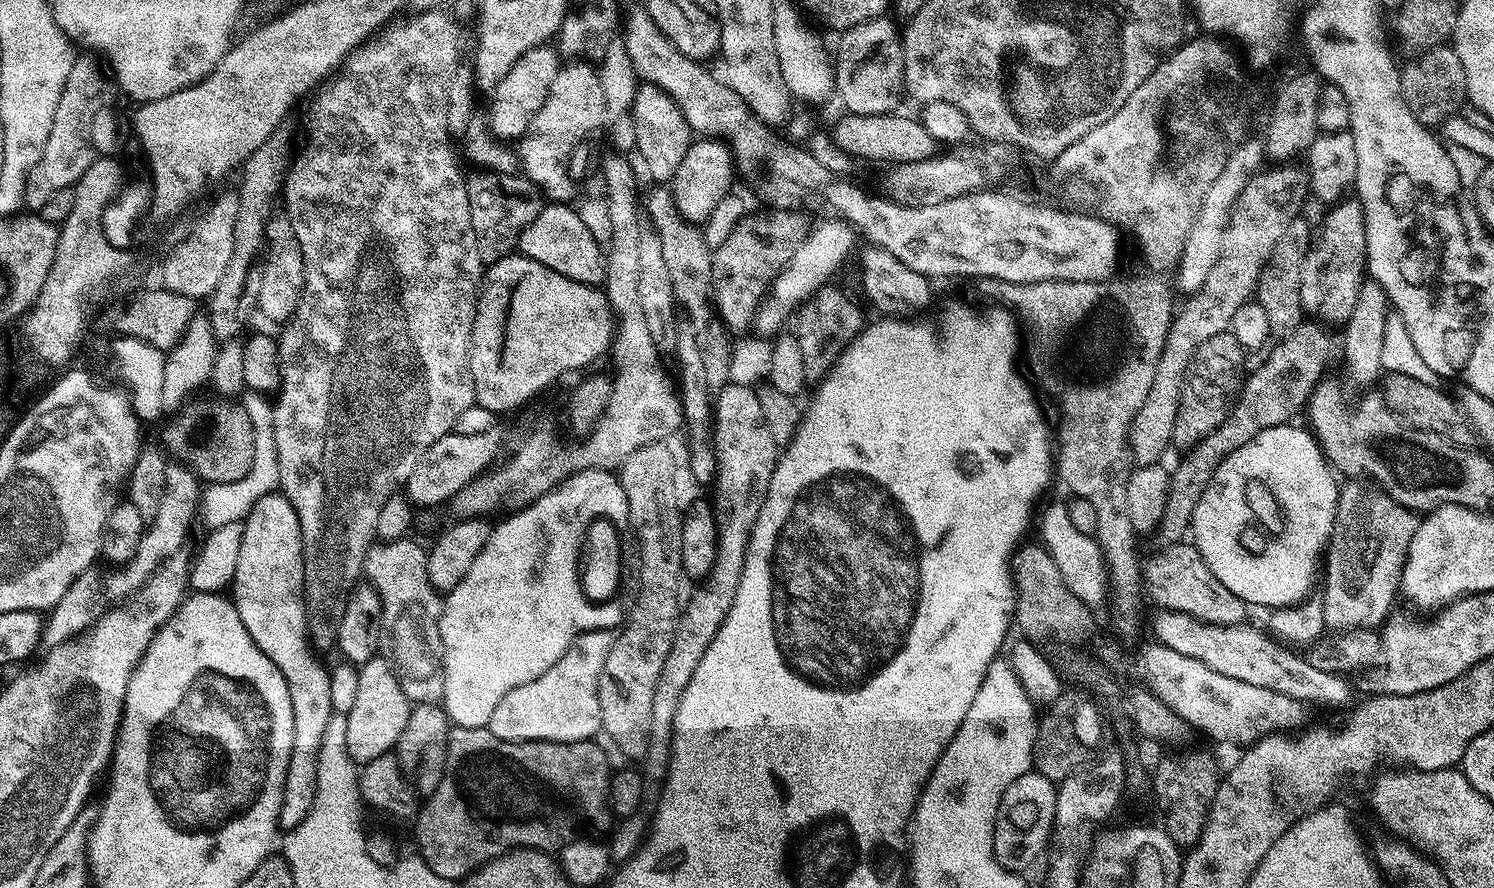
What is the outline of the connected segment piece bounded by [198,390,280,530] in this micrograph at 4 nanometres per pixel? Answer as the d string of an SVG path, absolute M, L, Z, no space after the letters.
M251 390L245 391L243 396L241 397L240 403L248 413L250 424L254 429L253 461L251 462L250 470L237 481L210 484L201 491L198 503L198 518L199 521L202 520L207 525L206 528L210 530L231 524L231 522L246 520L258 498L275 491L280 483L271 401L263 393L253 392Z

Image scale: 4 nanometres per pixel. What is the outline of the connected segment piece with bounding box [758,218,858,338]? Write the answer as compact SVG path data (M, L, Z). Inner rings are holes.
M824 218L820 225L813 227L804 240L794 250L794 258L776 276L767 296L764 297L758 313L758 330L761 337L771 337L772 333L779 333L784 322L799 309L800 305L816 292L825 287L835 272L836 267L844 258L851 254L852 243L857 242L858 236L853 227L845 220Z

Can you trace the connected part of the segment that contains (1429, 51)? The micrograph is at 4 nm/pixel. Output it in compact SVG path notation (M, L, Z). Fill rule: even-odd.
M1447 43L1437 44L1433 48L1425 48L1419 53L1417 60L1412 60L1401 67L1400 77L1404 97L1412 113L1429 126L1439 125L1447 116L1463 109L1468 100L1466 86L1466 70L1462 68L1462 58L1456 53L1455 47Z

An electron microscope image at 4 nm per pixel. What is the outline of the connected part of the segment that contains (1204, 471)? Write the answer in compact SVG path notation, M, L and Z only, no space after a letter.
M1301 322L1294 331L1279 337L1272 349L1267 349L1264 361L1255 365L1251 369L1252 373L1247 373L1240 394L1222 426L1191 449L1185 455L1188 457L1176 469L1171 469L1166 514L1158 529L1158 536L1164 542L1180 542L1189 535L1194 506L1198 506L1198 498L1202 498L1216 468L1227 456L1246 446L1246 442L1250 442L1250 438L1262 430L1289 423L1293 419L1292 415L1307 405L1313 389L1325 375L1324 367L1332 356L1331 334L1320 324L1308 323Z

